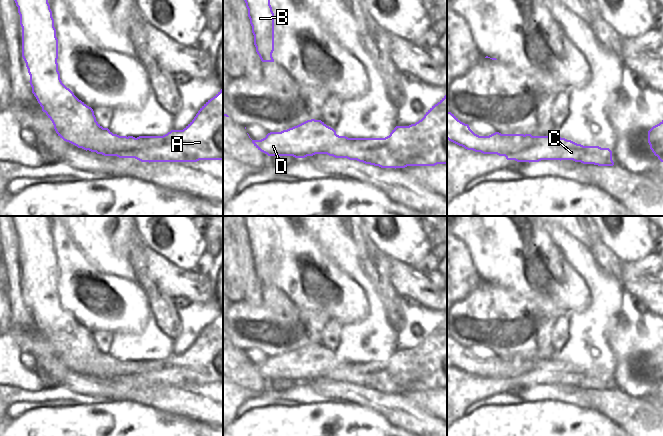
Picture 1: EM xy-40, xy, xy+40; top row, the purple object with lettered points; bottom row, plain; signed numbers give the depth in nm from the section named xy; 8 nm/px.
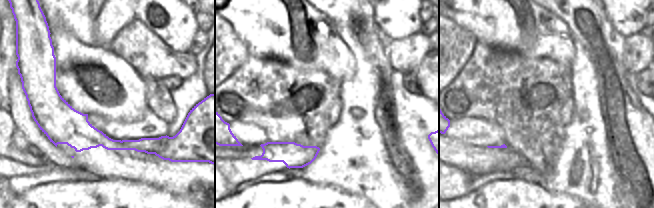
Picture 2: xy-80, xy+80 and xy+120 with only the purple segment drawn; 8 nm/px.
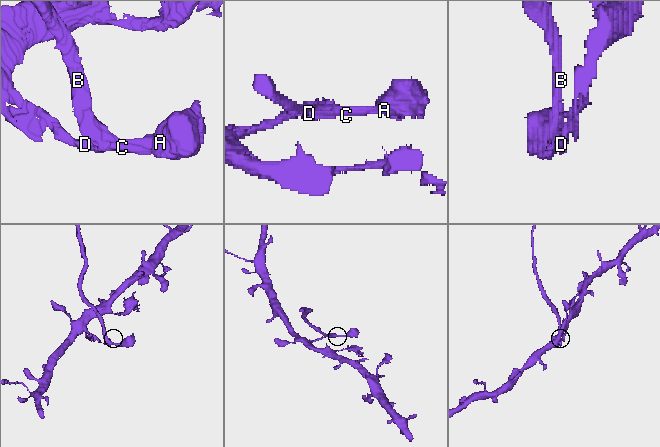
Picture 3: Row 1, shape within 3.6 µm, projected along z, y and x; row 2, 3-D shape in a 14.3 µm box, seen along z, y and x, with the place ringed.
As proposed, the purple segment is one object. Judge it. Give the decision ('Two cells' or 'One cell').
Two cells

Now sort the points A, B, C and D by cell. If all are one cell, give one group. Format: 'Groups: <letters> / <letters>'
Groups: A C D / B

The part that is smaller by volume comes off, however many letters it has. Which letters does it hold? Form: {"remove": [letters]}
{"remove": ["B"]}

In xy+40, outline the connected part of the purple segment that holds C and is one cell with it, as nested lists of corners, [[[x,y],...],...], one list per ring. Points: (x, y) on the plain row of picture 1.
[[[447,336],[447,363],[467,374],[483,378],[505,380],[517,386],[541,384],[573,384],[583,388],[613,390],[612,375],[599,370],[583,370],[561,362],[556,356],[549,360],[529,361],[524,358],[501,358],[489,360],[475,358],[468,348]]]

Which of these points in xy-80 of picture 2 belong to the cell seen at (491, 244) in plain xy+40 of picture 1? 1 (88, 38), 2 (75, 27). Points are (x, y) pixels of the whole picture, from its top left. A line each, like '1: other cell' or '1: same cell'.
1: other cell
2: other cell

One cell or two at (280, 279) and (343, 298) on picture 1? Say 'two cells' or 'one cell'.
one cell

